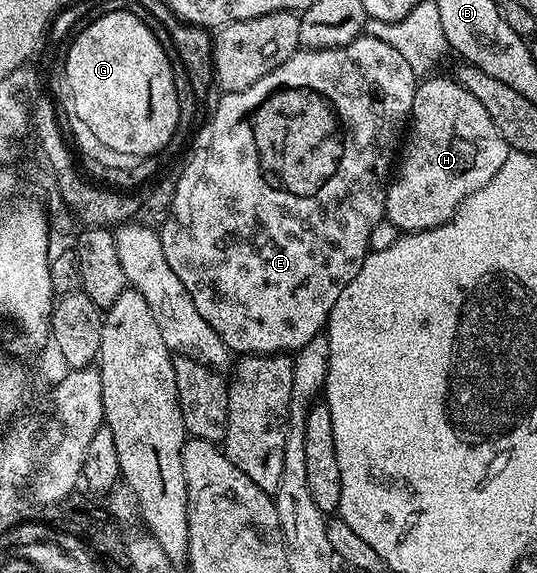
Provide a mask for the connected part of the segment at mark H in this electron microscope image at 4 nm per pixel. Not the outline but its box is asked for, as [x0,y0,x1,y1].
[385,77,509,232]

